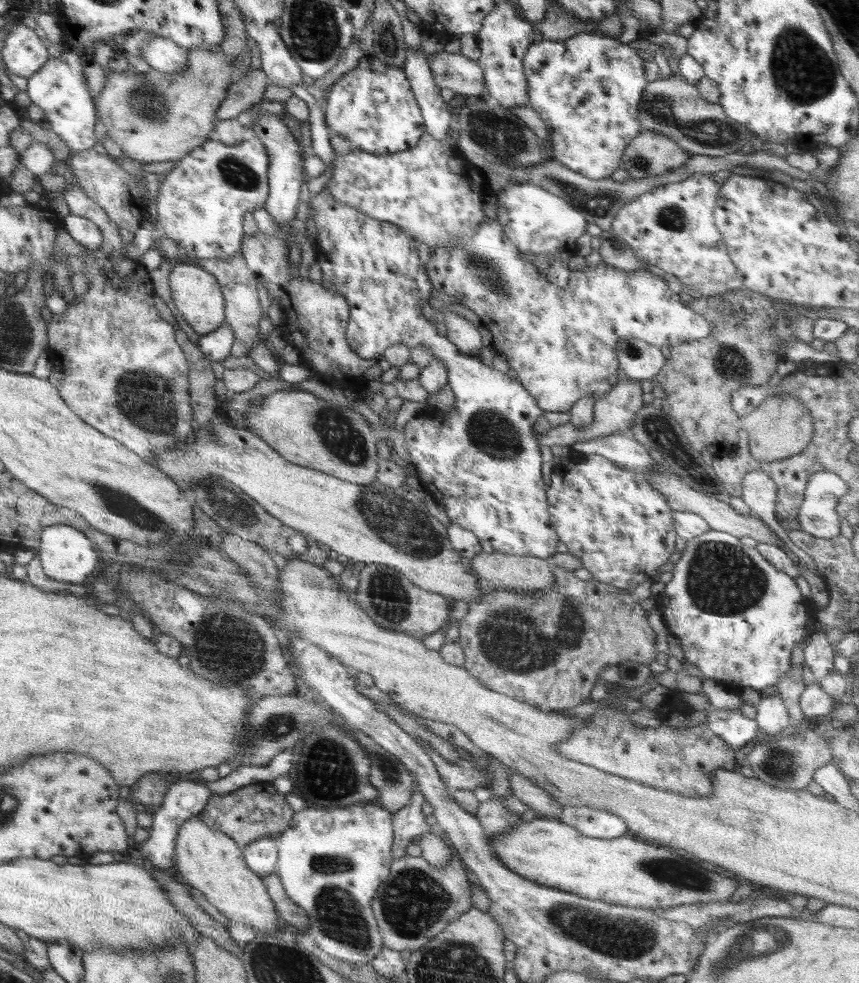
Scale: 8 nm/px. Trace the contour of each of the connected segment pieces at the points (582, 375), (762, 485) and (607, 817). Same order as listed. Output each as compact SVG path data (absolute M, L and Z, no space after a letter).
M486 220L484 224L478 224L474 236L470 240L462 240L456 242L458 248L436 248L431 250L431 257L425 264L425 269L430 279L431 284L440 290L444 290L447 294L452 295L454 302L468 306L470 310L476 313L480 321L484 324L484 328L488 329L493 336L493 346L495 351L503 353L509 368L513 368L518 376L518 381L522 383L522 387L536 399L536 404L543 411L548 412L568 412L578 400L583 399L588 395L594 394L596 400L602 395L605 395L618 382L619 362L615 352L615 346L618 339L626 336L634 336L645 340L646 342L661 347L667 345L671 348L680 342L690 340L698 340L710 334L711 327L705 318L698 313L695 313L690 307L687 307L680 301L680 297L672 291L662 275L652 268L638 270L634 272L624 272L614 266L610 266L604 262L598 263L595 267L589 267L588 270L570 271L569 281L565 287L559 287L546 280L546 277L538 270L536 265L530 263L524 258L524 255L518 250L516 245L512 244L506 233L502 232L502 225L498 222L490 222Z
M760 469L748 472L742 479L740 497L750 507L752 514L760 517L766 525L770 525L784 545L795 553L806 564L807 568L810 568L810 572L814 572L819 576L818 567L814 559L797 546L794 546L790 538L788 538L788 533L781 526L781 521L775 508L777 486L772 478Z
M588 806L564 807L558 820L592 838L611 839L629 834L627 824L619 816Z

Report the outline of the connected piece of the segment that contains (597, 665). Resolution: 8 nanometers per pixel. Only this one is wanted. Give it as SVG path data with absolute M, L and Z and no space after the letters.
M552 567L552 575L554 575L555 584L547 590L542 591L514 591L494 589L486 596L482 596L478 603L470 603L468 613L460 620L458 630L460 637L457 642L464 650L463 668L474 678L480 680L482 684L500 692L510 698L532 704L540 710L564 710L574 708L578 704L583 704L590 700L590 692L596 684L596 680L600 679L600 672L605 668L620 665L622 662L629 661L642 665L657 664L658 651L656 651L656 632L650 627L648 622L649 612L644 611L640 603L636 600L632 593L615 588L614 586L603 584L597 581L585 581L574 576L574 572L566 571L559 567Z

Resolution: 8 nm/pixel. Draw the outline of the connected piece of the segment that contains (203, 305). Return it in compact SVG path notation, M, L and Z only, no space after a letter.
M173 262L169 275L172 302L182 314L184 322L199 336L206 336L225 323L225 298L214 275L191 263Z

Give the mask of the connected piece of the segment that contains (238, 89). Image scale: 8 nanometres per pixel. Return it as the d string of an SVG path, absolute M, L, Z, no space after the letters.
M262 70L253 71L242 75L240 80L230 84L223 102L215 115L216 122L237 119L244 111L251 109L255 104L264 100L264 92L270 85Z

